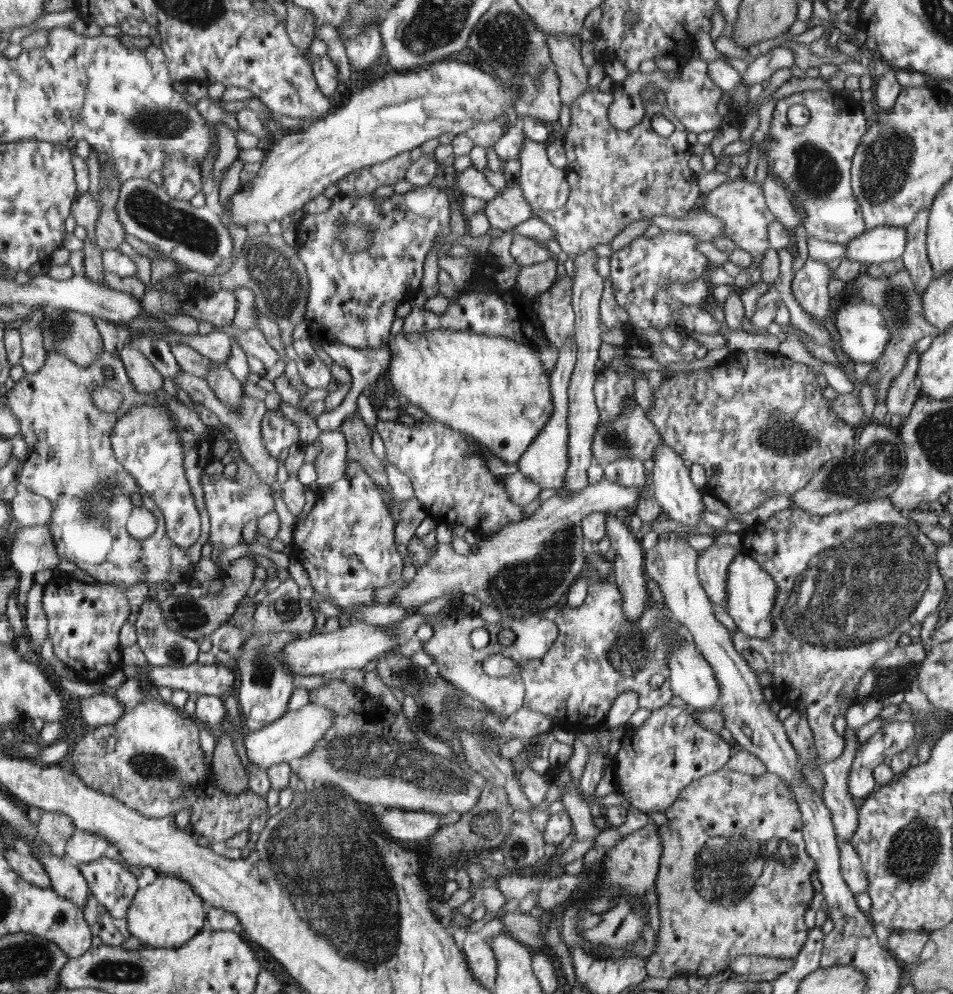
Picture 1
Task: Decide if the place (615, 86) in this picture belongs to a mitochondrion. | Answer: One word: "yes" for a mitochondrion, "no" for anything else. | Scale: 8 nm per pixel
no

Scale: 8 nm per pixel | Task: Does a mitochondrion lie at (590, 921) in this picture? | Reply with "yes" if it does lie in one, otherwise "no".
yes

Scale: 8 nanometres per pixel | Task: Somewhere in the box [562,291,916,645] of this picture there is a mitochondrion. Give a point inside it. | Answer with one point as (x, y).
(875, 466)

